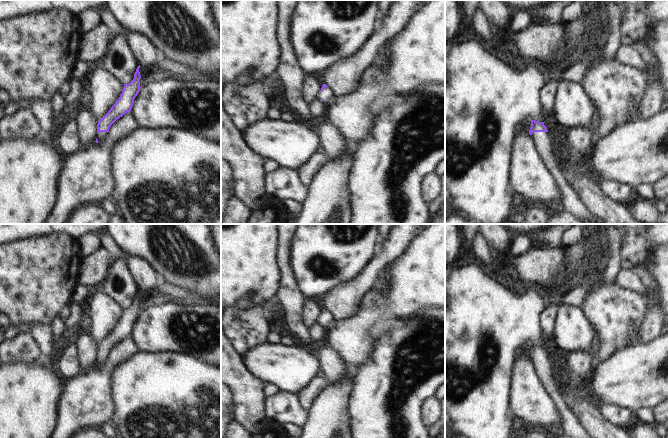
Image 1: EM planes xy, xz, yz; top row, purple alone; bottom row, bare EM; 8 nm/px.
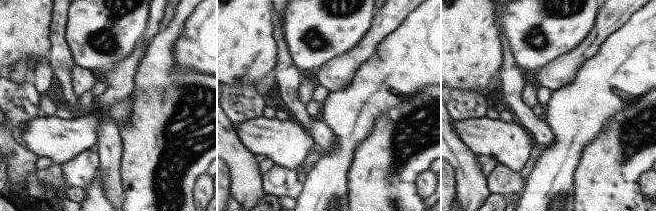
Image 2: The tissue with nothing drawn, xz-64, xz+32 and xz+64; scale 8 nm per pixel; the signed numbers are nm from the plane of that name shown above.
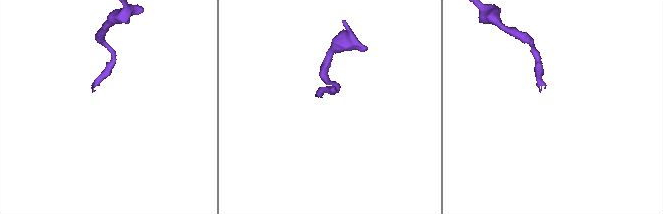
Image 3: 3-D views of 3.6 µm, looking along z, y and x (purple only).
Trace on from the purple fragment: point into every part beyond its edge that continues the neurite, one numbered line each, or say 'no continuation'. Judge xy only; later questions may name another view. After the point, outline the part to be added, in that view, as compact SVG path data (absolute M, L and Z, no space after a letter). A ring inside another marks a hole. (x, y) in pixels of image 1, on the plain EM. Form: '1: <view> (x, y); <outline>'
1: xy (101, 360); M99 356L97 357L97 364L98 364L98 367L104 365L108 360L108 356Z

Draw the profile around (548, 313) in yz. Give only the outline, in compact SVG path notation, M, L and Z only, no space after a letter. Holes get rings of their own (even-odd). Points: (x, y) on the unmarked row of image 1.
M544 297L544 306L539 316L539 322L541 324L543 343L546 343L554 338L554 325L555 318L559 305L553 301L553 297L549 300Z

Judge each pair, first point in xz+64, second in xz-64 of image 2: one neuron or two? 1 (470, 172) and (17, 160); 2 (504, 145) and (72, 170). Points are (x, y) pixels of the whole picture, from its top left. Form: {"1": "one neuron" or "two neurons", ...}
{"1": "one neuron", "2": "two neurons"}

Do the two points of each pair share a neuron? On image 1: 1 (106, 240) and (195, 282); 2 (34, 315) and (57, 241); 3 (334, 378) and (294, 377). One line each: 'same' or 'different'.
1: different
2: same
3: different

